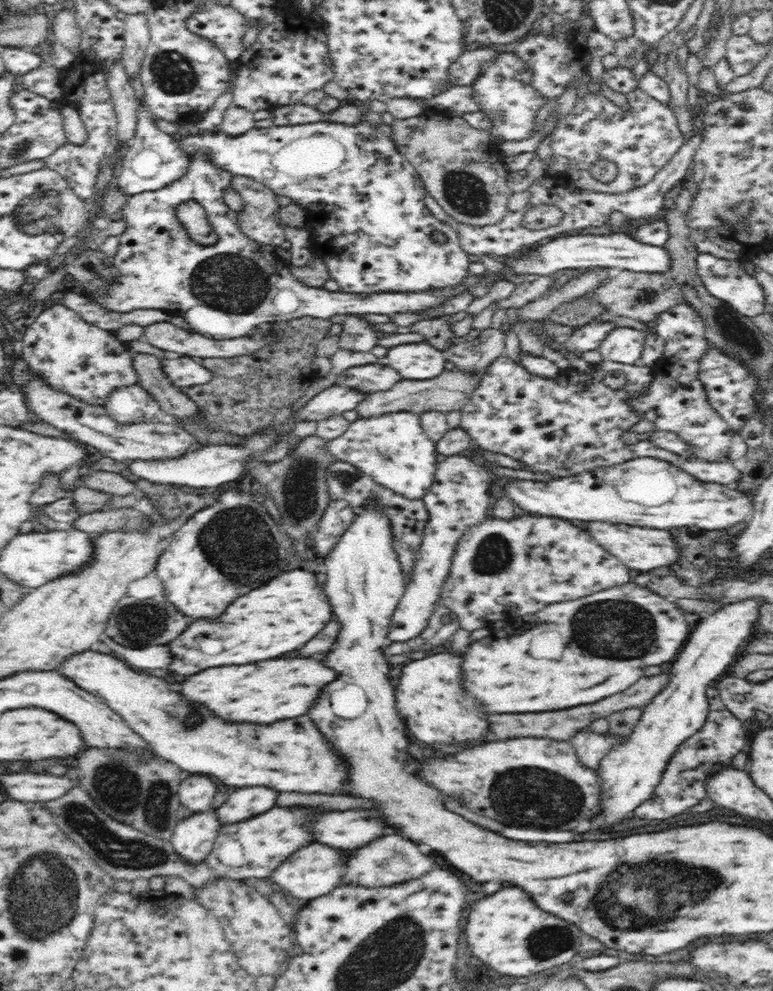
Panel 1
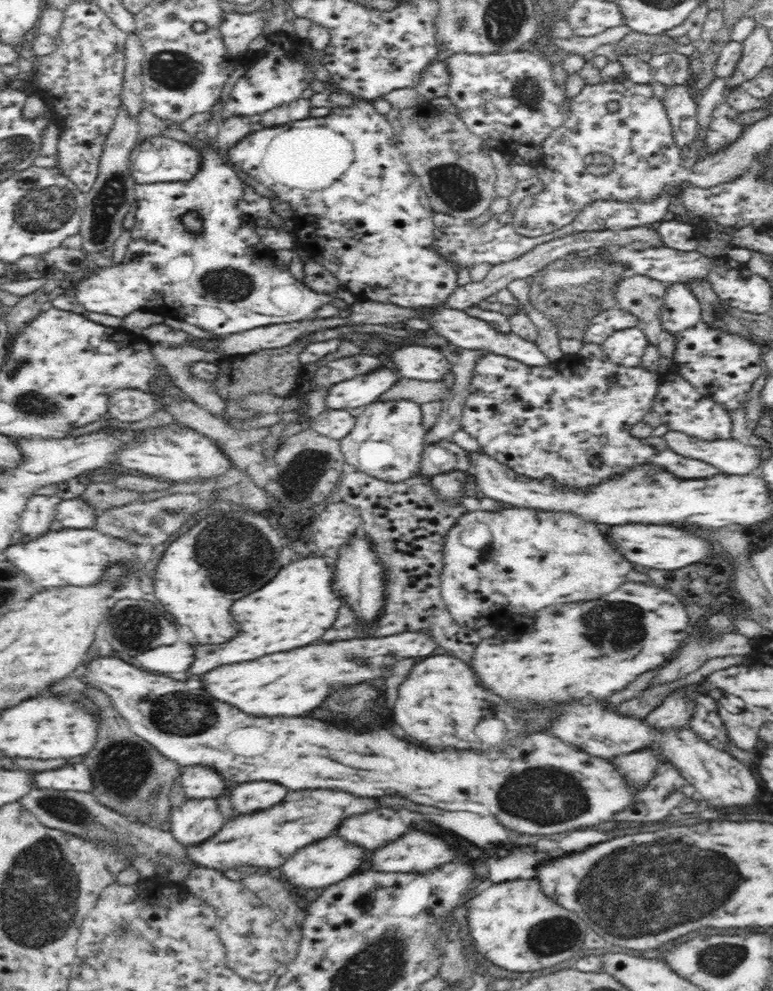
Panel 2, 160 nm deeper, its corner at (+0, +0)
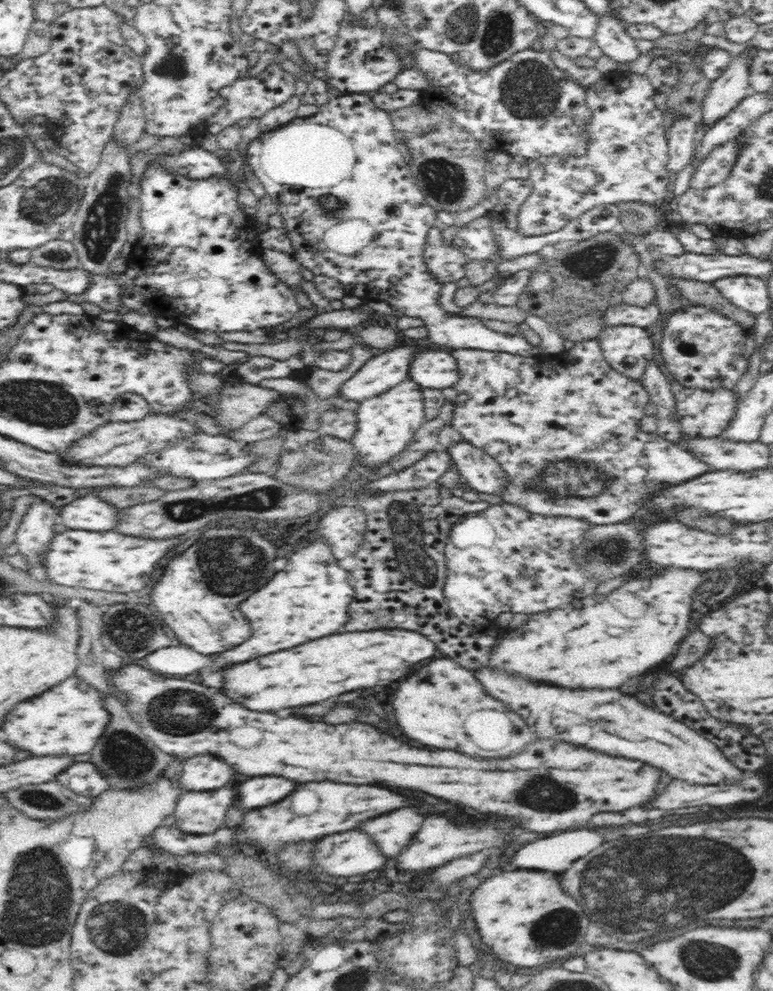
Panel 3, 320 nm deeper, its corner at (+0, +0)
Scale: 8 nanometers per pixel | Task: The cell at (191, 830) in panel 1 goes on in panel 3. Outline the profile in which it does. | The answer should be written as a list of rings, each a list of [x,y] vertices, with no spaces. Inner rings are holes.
[[[224,786],[212,792],[182,792],[173,812],[176,829],[193,835],[213,833],[224,826],[224,816],[234,804],[234,790]]]

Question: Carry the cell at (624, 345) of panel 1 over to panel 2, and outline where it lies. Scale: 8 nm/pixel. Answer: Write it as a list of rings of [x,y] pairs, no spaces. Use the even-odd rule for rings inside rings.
[[[636,326],[613,332],[600,346],[612,362],[632,368],[640,366],[641,356],[648,342],[644,333]]]

